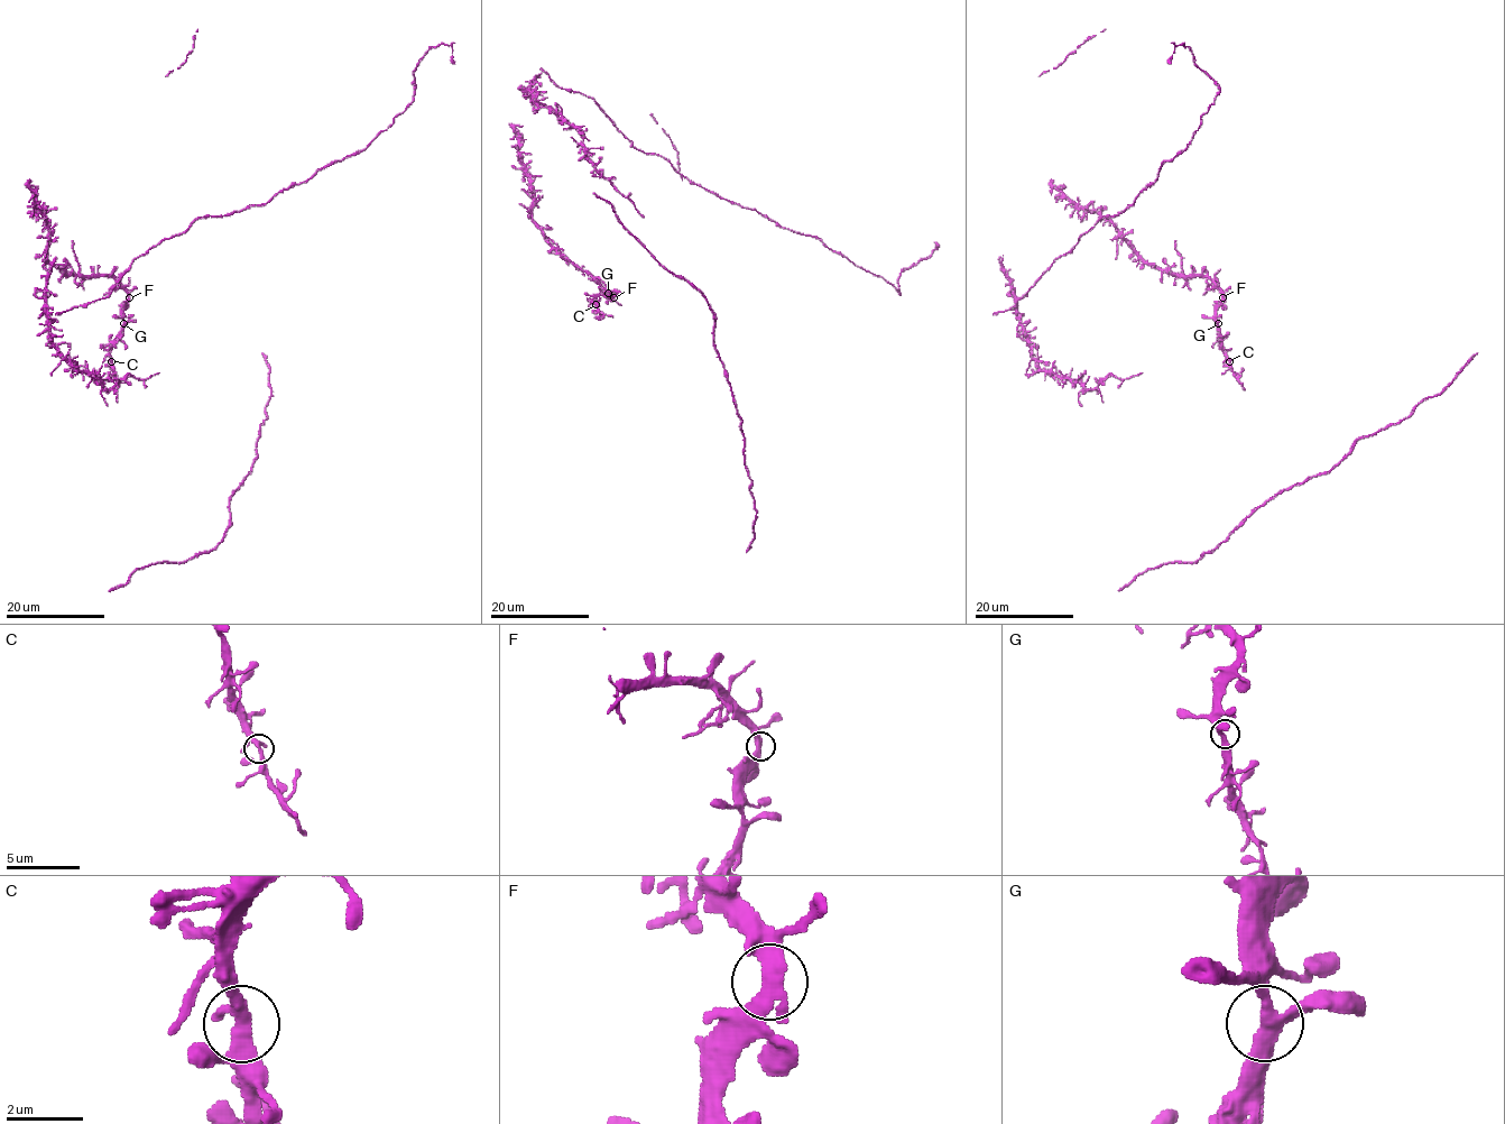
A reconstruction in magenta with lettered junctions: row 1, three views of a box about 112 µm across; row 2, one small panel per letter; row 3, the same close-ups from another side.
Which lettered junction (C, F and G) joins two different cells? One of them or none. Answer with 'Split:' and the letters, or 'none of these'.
Split: none of these

